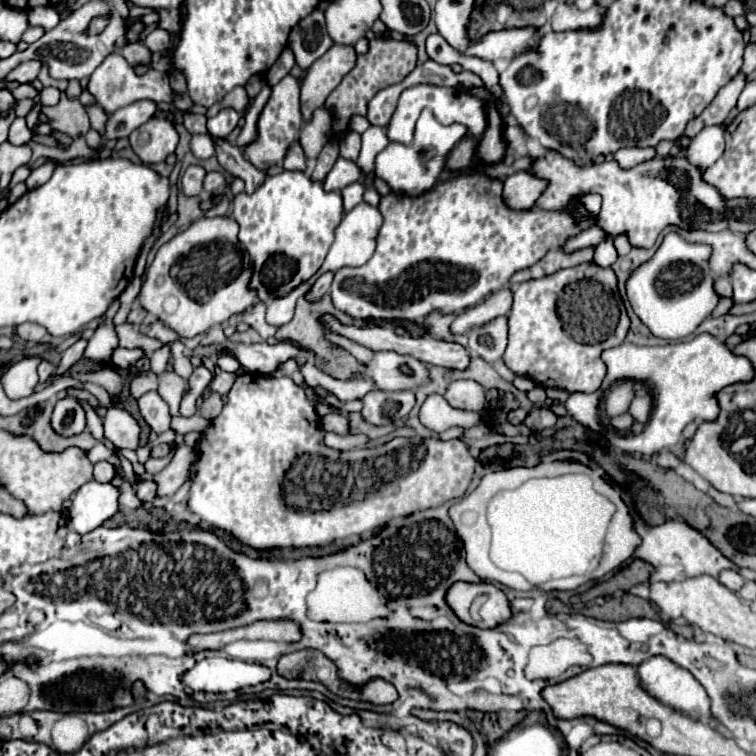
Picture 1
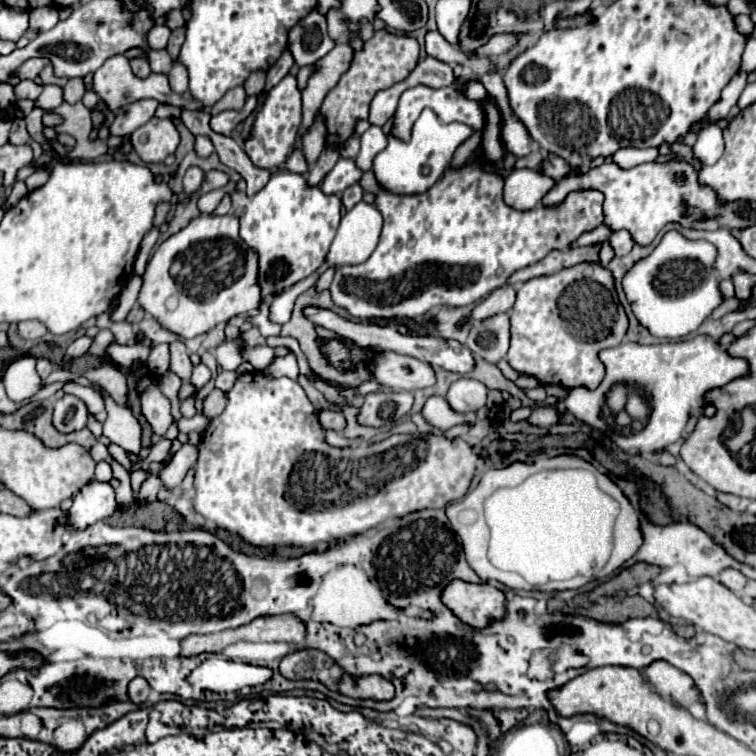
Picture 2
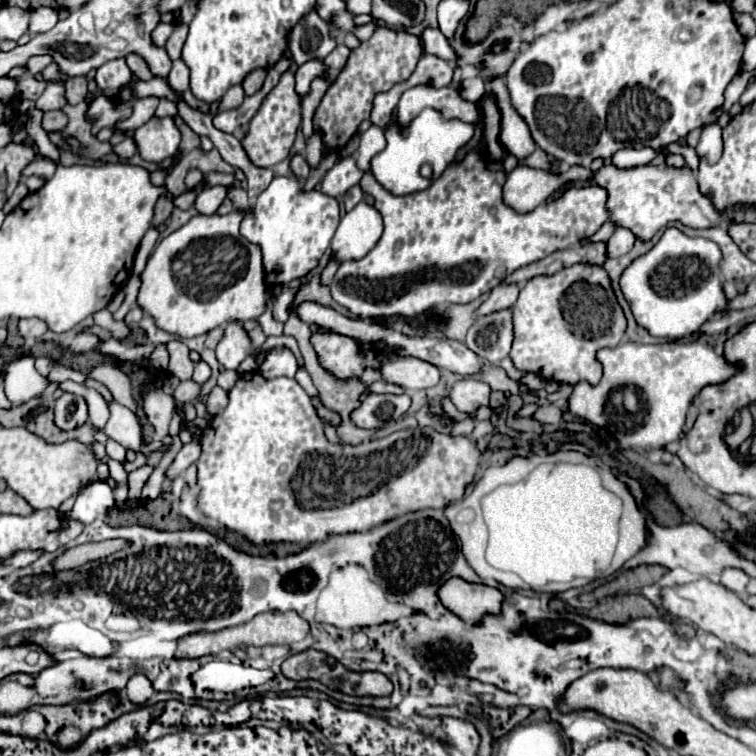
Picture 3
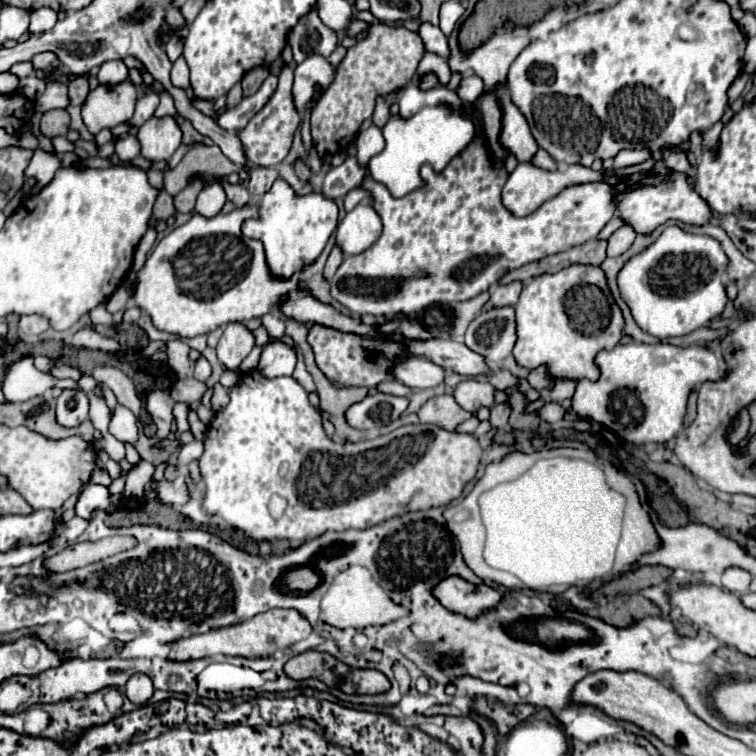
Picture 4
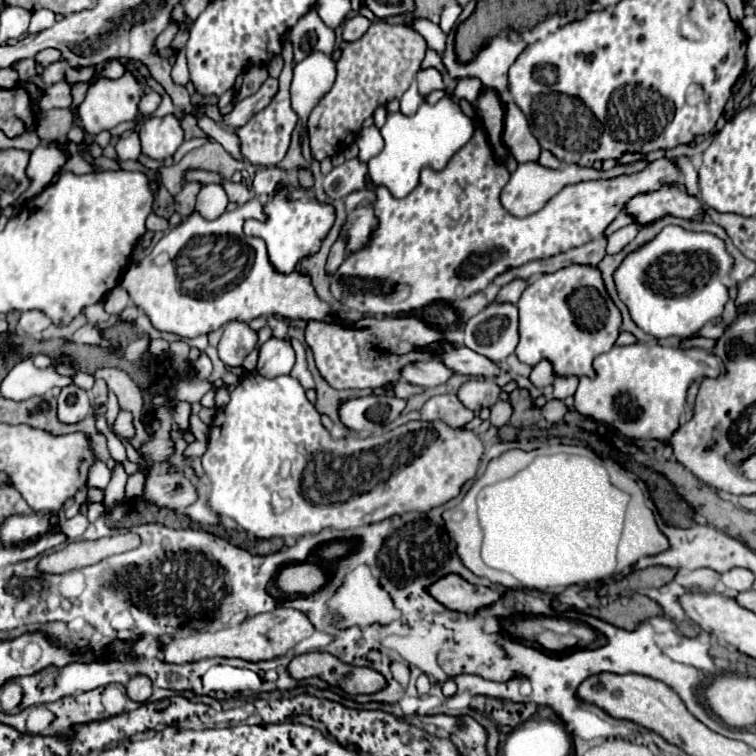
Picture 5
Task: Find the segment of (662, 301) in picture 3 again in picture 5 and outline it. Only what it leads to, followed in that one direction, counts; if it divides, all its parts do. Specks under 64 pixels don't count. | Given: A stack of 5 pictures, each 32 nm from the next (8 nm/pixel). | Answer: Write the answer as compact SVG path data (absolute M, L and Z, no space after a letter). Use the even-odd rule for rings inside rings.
M666 226L652 242L626 256L614 274L620 300L628 306L632 320L654 338L680 336L686 338L698 332L706 322L720 318L728 302L728 288L722 278L732 270L732 256L726 252L724 242L708 232L688 232L680 226Z

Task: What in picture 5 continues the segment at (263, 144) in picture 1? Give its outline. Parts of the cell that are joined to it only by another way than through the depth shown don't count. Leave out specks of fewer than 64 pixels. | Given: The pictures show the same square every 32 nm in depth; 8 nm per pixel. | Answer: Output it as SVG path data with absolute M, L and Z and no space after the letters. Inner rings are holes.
M287 42L283 45L281 56L284 60L284 67L278 78L279 88L276 96L272 98L272 102L264 110L260 110L256 116L252 116L252 120L248 120L246 126L236 130L236 134L242 142L242 156L256 166L276 166L286 156L288 146L290 146L290 136L294 130L294 110L290 104L290 85L293 77L291 43Z

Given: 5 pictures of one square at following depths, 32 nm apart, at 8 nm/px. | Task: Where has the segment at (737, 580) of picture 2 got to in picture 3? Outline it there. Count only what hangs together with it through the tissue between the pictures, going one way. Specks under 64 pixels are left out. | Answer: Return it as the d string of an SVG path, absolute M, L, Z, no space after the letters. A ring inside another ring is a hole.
M726 568L726 570L722 572L722 576L720 576L720 584L726 586L728 590L736 592L736 594L744 594L748 580L750 580L750 578L748 578L744 572L736 570L736 568Z

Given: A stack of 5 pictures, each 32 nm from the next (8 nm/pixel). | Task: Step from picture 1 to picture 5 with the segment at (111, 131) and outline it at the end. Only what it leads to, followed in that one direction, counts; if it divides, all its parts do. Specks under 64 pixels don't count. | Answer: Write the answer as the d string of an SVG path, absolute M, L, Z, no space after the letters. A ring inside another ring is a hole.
M148 90L142 98L140 98L140 108L138 108L138 118L148 118L152 116L152 112L158 108L160 104L160 94L154 90Z

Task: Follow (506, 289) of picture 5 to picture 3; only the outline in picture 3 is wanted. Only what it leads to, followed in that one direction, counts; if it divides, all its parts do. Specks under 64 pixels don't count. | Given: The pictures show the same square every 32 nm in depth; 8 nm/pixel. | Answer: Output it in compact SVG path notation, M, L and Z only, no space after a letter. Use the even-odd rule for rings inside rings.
M500 284L496 286L488 300L484 300L478 310L476 310L476 316L486 316L486 314L492 314L492 312L498 312L498 310L510 310L518 300L518 286L516 284Z

